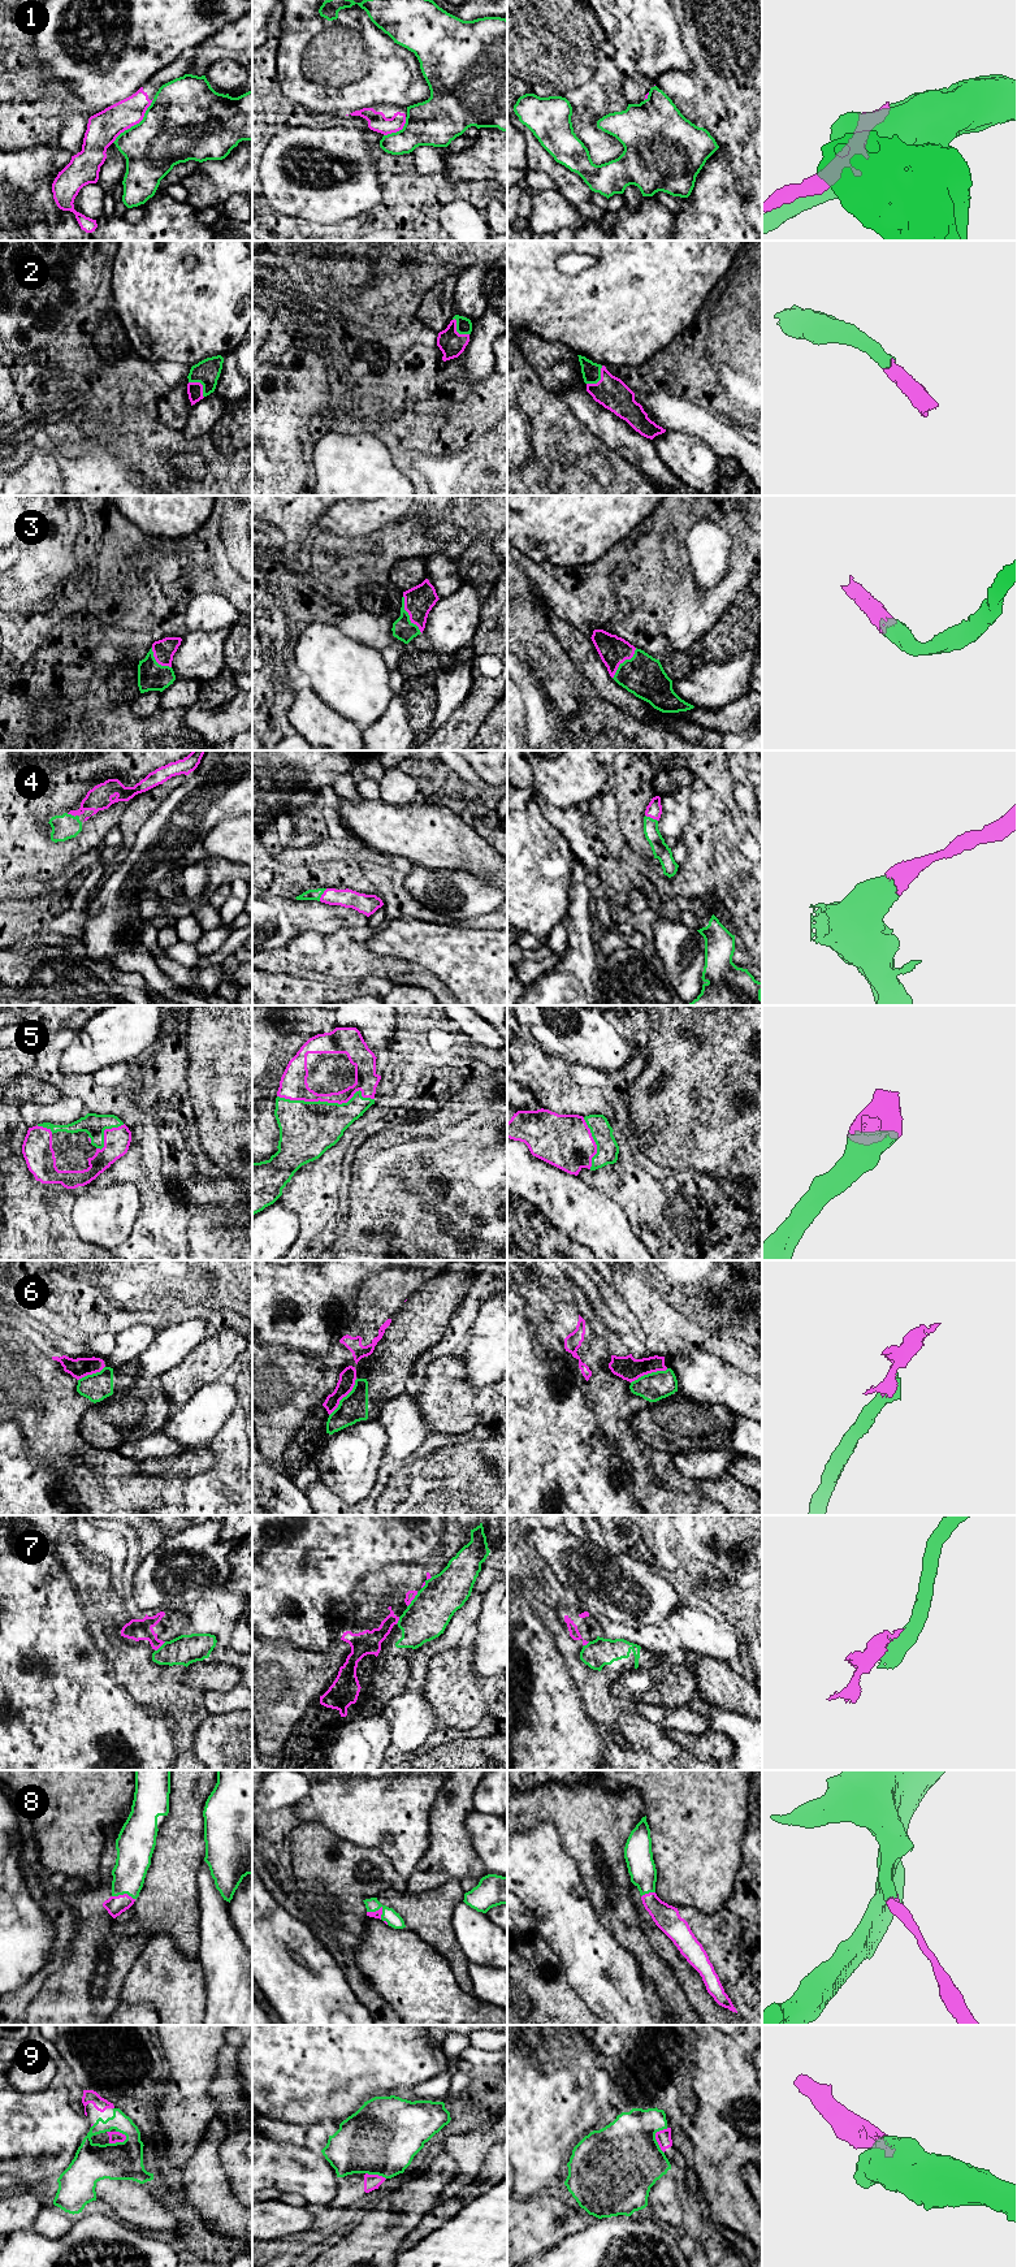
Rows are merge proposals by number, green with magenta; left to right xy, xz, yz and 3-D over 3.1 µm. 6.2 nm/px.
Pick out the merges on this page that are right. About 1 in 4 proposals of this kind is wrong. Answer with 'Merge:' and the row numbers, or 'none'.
Merge: 2, 3, 4, 5, 8, 9

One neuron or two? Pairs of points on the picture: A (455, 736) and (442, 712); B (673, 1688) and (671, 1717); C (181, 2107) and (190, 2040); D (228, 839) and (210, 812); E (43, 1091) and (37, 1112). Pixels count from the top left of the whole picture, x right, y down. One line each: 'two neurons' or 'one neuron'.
A: two neurons
B: two neurons
C: one neuron
D: two neurons
E: two neurons

